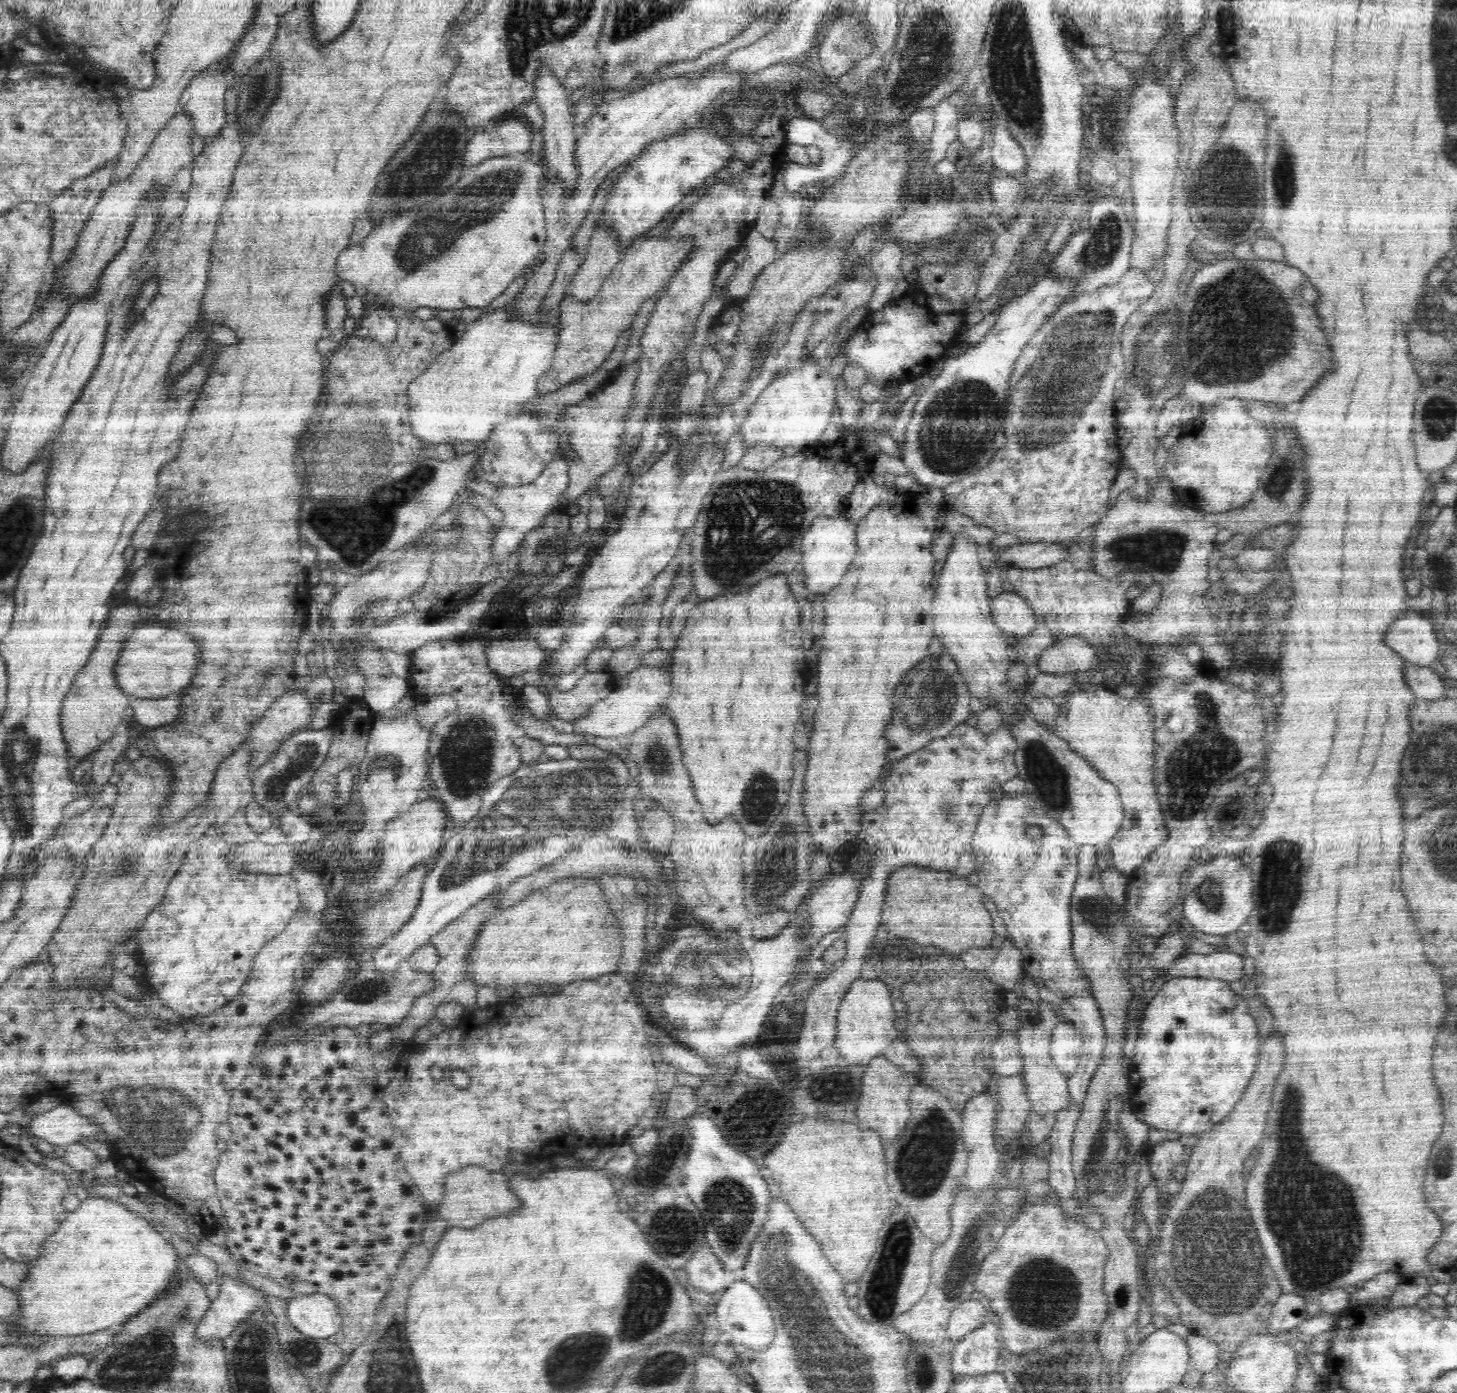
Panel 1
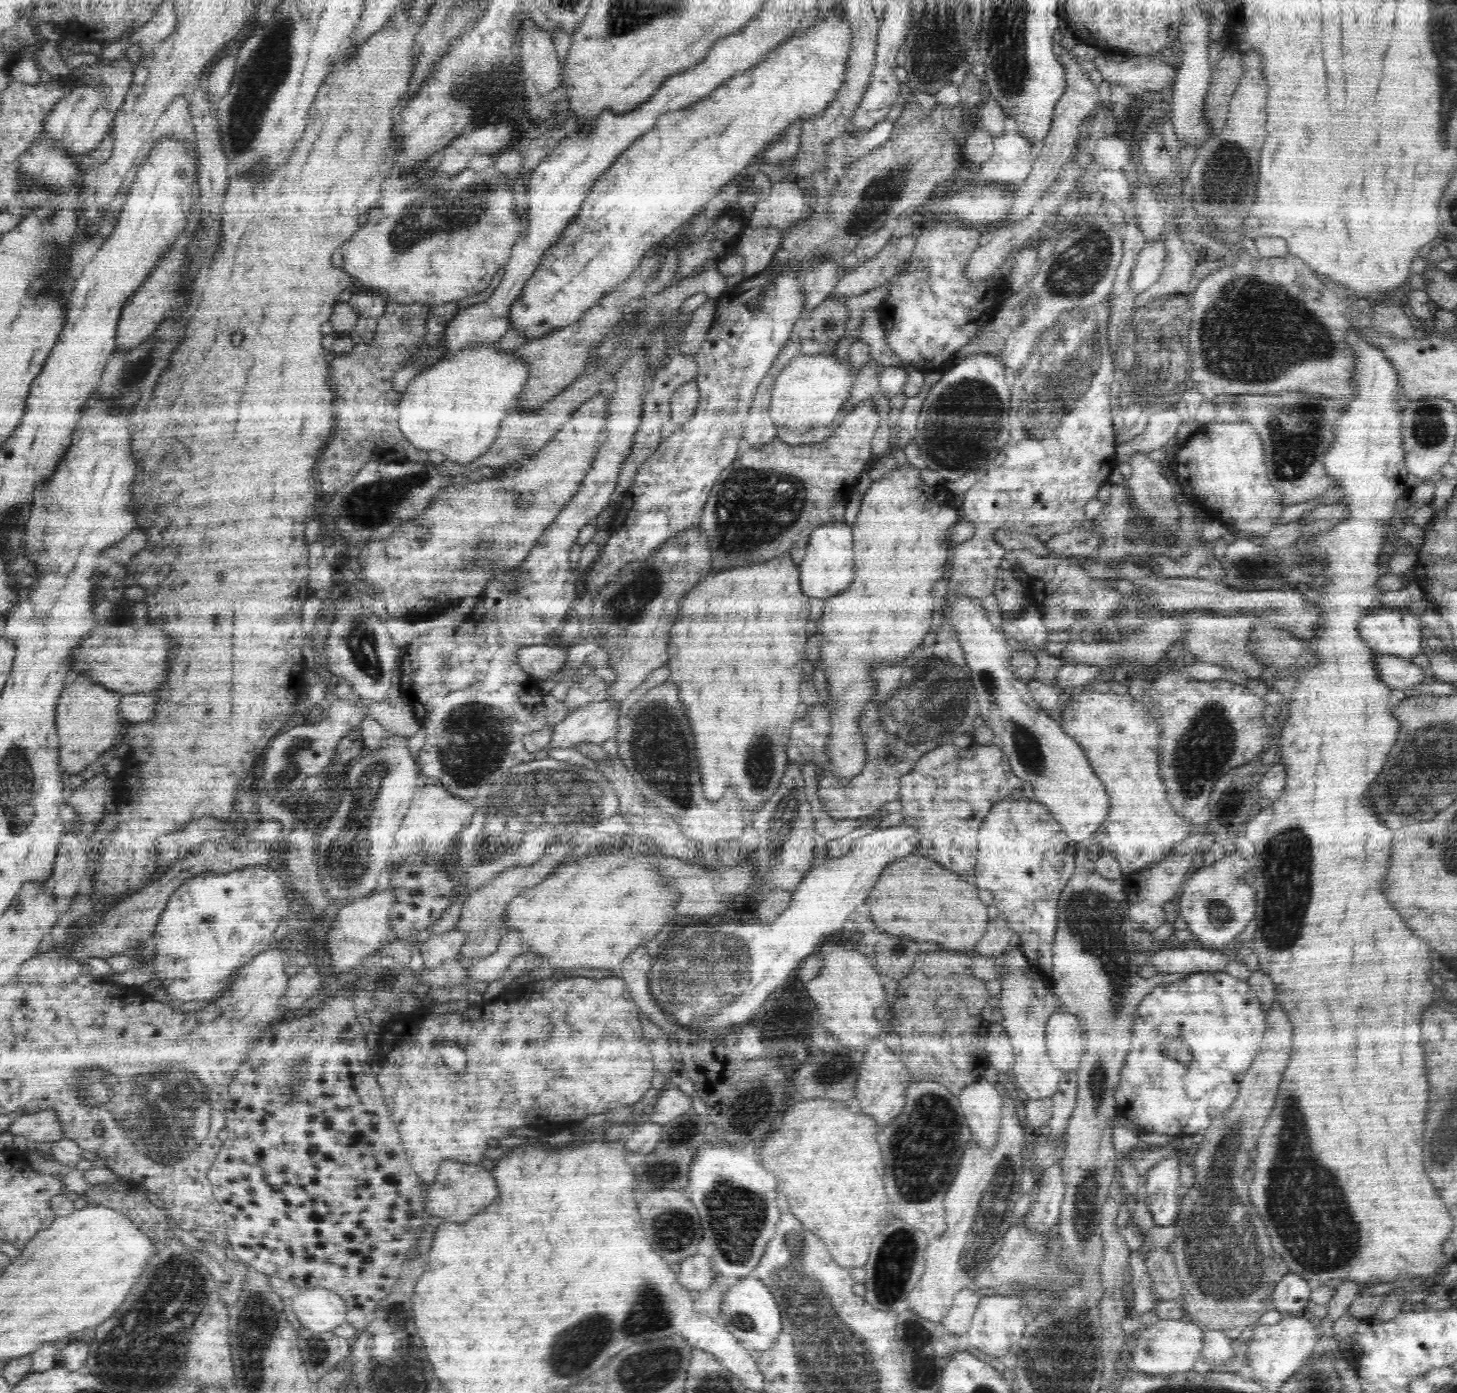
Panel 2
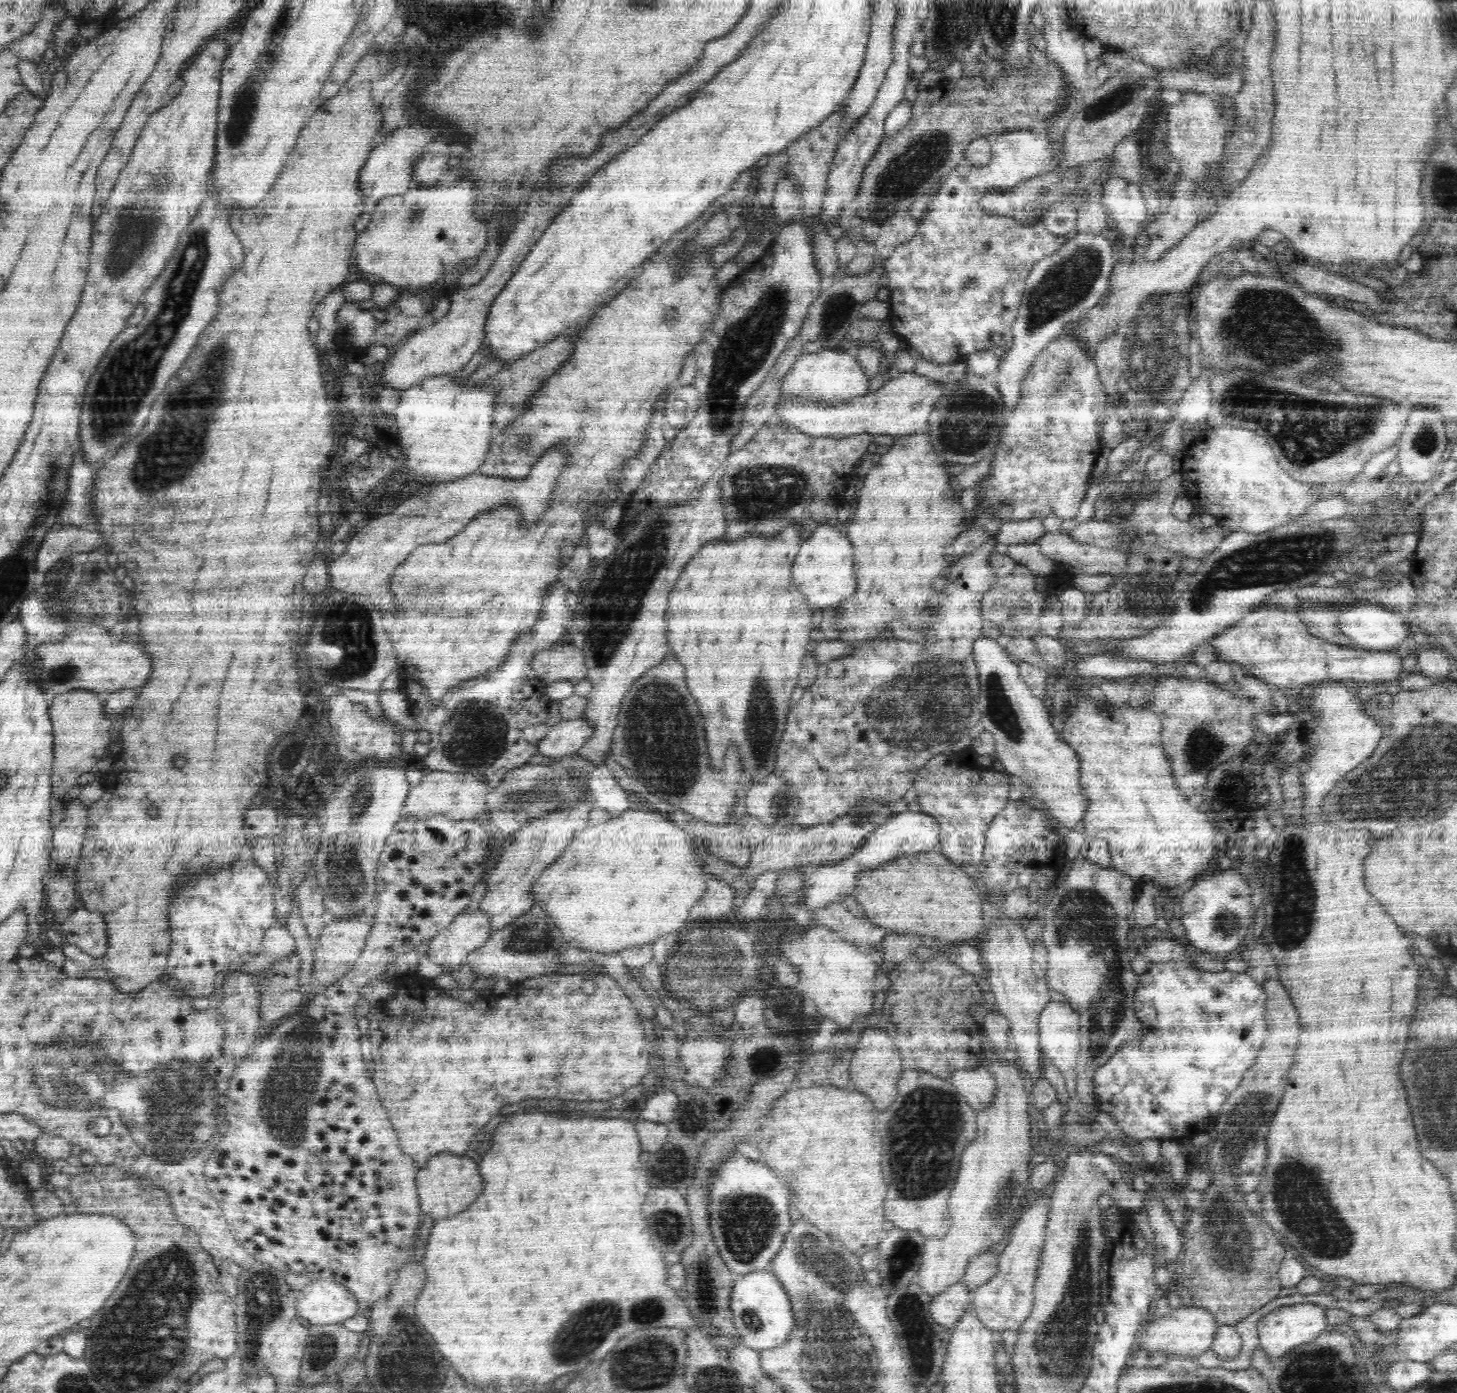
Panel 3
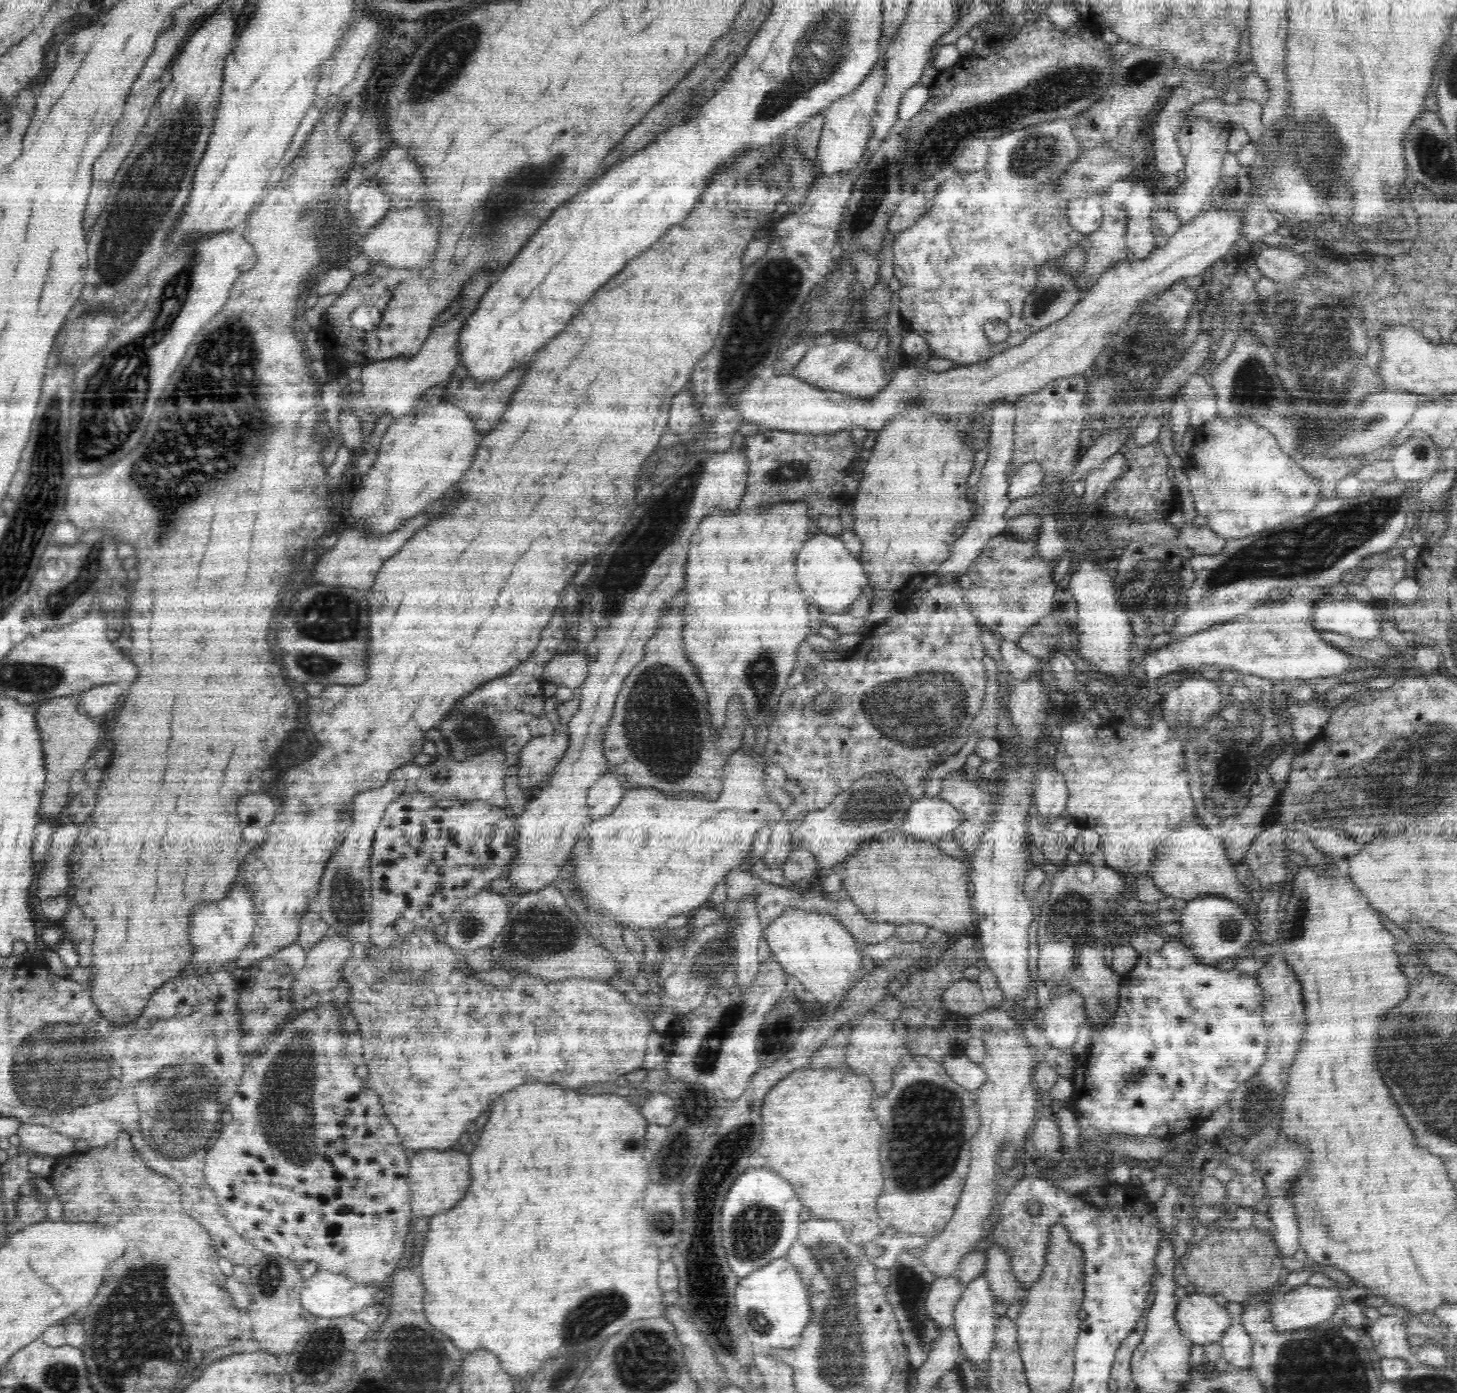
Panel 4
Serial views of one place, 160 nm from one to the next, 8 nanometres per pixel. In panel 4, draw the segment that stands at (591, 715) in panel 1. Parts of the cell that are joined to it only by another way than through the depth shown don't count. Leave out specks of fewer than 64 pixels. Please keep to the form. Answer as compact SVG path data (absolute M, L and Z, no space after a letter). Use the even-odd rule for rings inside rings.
M566 731L532 737L520 750L519 786L532 792L545 785L553 768L564 758L570 737Z

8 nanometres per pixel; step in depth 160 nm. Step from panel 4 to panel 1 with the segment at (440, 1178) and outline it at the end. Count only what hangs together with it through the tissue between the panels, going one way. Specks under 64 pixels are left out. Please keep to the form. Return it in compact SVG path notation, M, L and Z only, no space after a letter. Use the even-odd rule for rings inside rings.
M466 1166L466 1170L453 1172L446 1176L444 1196L436 1210L439 1218L448 1221L448 1226L464 1229L480 1226L486 1218L512 1214L520 1208L520 1204L522 1202L512 1194L512 1190L508 1186L508 1178L504 1174L488 1172L480 1166Z

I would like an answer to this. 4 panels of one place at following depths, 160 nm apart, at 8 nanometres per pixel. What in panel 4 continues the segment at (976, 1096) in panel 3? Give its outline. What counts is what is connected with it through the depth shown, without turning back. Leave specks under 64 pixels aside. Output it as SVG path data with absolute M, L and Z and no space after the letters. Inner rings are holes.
M946 1054L942 1066L953 1078L954 1083L965 1087L968 1091L975 1091L986 1082L986 1071L979 1063L972 1062L966 1054Z

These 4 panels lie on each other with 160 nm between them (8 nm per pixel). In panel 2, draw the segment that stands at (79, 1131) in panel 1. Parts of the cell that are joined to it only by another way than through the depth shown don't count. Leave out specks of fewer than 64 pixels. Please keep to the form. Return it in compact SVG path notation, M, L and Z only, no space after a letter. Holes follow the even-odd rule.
M54 1110L24 1113L14 1122L10 1123L6 1130L14 1135L22 1135L42 1143L54 1143L64 1139L62 1125L58 1123L58 1113Z

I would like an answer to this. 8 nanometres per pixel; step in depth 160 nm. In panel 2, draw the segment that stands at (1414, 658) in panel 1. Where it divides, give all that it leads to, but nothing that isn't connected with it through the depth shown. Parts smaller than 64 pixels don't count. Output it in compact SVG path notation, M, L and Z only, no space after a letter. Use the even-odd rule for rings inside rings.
M1403 608L1380 610L1364 616L1360 622L1364 642L1376 654L1390 654L1411 659L1422 652L1422 622Z

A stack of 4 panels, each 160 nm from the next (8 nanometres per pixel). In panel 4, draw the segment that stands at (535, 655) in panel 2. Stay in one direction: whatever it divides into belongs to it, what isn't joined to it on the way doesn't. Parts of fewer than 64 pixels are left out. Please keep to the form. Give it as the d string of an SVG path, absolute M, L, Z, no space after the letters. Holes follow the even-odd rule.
M584 653L557 654L544 666L544 681L568 688L580 687L589 673L588 659Z

